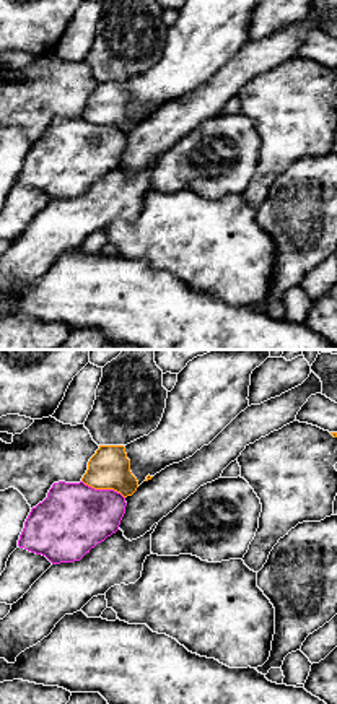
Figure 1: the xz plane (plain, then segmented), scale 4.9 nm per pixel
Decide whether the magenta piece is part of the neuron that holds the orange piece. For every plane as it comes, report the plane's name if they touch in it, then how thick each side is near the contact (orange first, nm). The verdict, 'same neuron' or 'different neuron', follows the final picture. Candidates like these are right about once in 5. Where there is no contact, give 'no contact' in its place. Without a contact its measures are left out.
contact in xz; calibres 200 and 340 nm

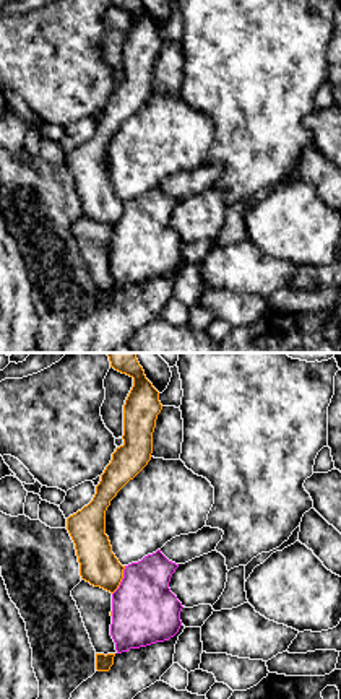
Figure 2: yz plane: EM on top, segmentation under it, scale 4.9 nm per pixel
contact in yz; calibres 190 and 320 nm

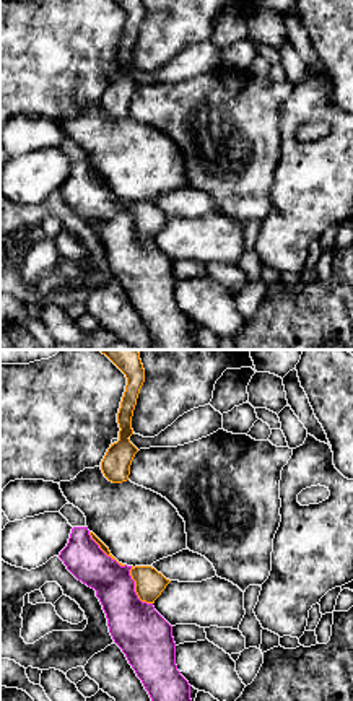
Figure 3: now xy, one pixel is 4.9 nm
contact in xy; calibres 140 and 260 nm

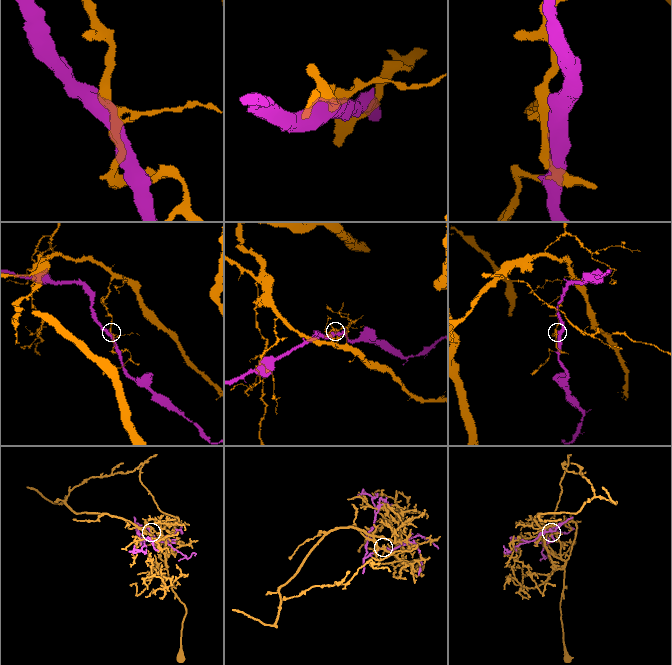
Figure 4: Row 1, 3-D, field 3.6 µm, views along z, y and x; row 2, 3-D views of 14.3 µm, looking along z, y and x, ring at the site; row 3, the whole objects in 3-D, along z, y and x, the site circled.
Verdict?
different neuron

